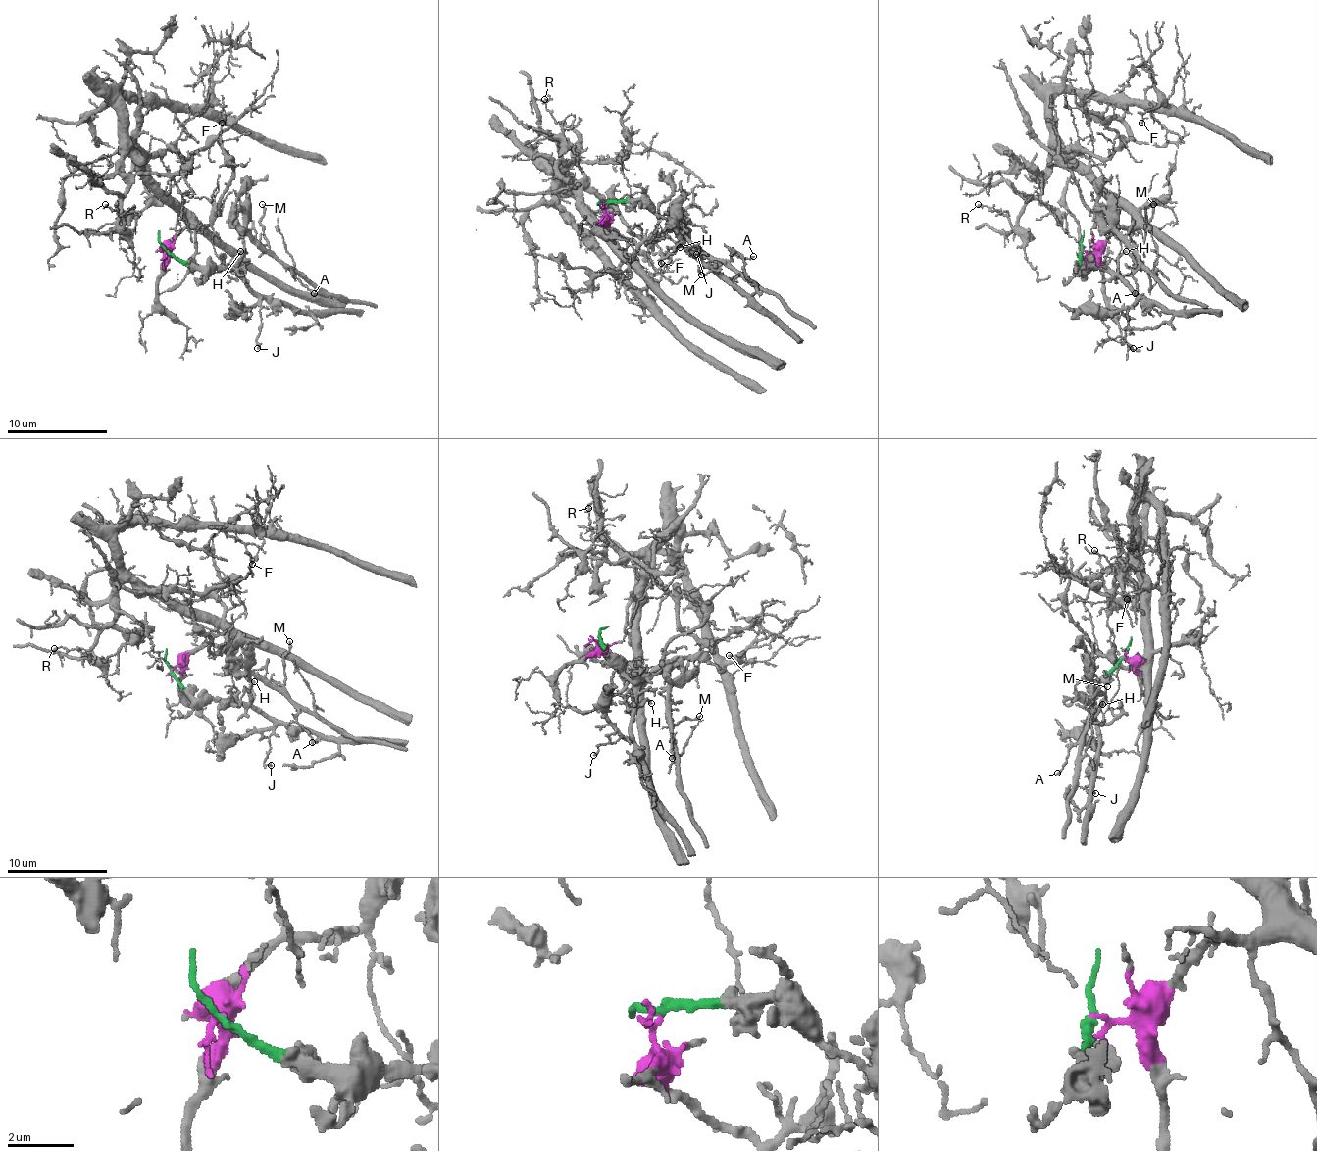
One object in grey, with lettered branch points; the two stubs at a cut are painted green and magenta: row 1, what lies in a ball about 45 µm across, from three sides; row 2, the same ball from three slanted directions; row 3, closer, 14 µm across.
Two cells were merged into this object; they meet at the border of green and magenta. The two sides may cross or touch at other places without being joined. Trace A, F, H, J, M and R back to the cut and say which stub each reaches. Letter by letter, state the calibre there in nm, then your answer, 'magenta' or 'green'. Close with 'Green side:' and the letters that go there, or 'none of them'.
A: 150 nm thick; green
F: 100 nm thick; magenta
H: 150 nm thick; green
J: 150 nm thick; green
M: 160 nm thick; green
R: 140 nm thick; magenta
Green side: A, H, J, M

